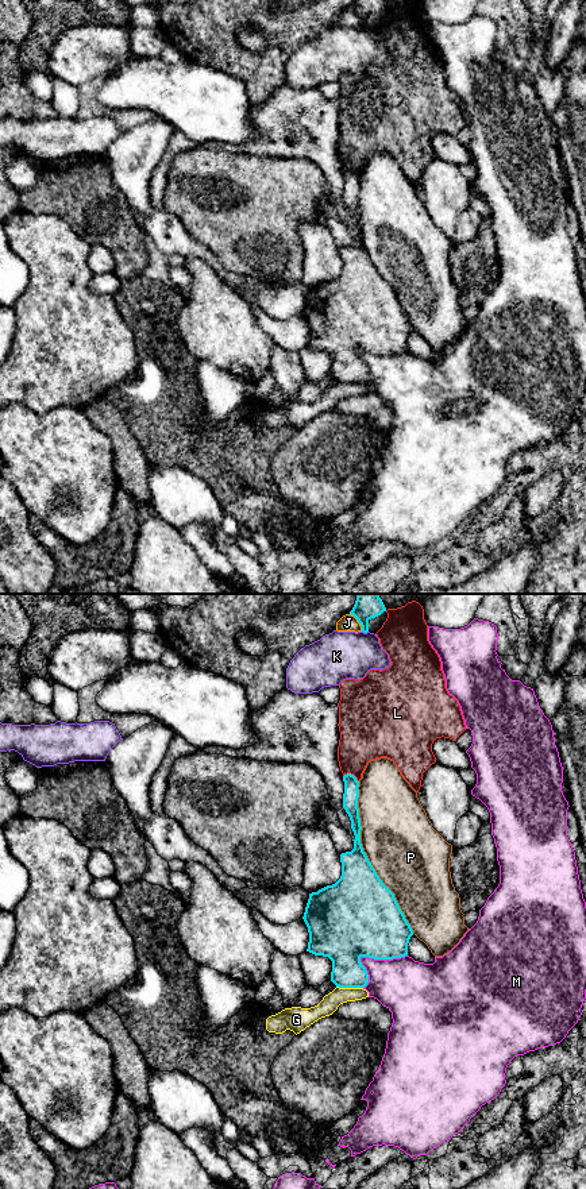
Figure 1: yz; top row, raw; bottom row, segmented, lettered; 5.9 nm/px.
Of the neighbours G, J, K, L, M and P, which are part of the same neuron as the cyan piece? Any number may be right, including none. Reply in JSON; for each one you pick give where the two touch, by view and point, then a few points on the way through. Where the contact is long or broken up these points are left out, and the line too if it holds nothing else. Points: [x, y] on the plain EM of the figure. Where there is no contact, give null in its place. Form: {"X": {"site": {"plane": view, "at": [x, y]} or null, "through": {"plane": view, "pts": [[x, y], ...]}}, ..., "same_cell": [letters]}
{"same_cell": []}

